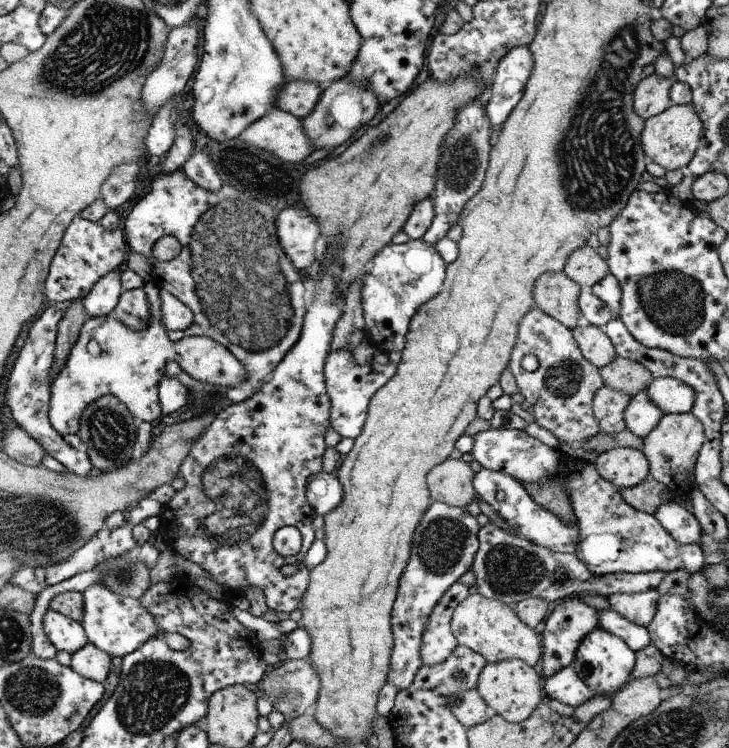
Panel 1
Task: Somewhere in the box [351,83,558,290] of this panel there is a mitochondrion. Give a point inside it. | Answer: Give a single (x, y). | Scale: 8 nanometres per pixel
(462, 158)

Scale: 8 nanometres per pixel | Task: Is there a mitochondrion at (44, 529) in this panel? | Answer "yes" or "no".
yes

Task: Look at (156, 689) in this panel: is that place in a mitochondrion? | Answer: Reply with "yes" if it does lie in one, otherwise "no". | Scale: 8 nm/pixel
yes

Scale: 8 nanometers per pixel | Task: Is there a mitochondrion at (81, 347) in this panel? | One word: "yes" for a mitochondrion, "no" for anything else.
no

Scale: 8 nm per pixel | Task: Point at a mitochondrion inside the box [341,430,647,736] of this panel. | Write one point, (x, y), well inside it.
(509, 569)

